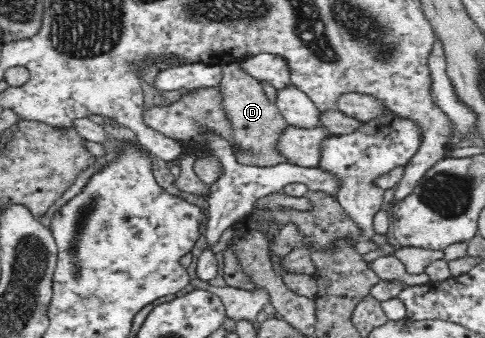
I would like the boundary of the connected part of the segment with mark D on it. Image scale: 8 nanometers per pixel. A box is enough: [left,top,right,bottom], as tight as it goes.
[219,62,288,167]

